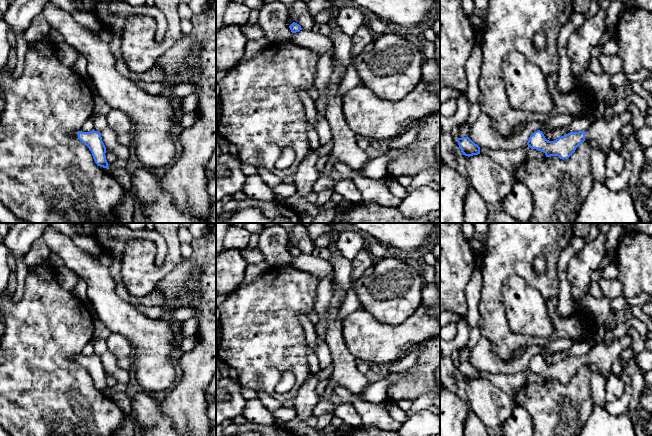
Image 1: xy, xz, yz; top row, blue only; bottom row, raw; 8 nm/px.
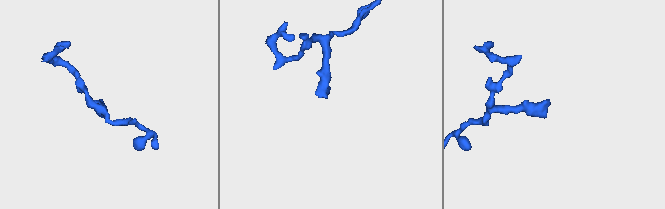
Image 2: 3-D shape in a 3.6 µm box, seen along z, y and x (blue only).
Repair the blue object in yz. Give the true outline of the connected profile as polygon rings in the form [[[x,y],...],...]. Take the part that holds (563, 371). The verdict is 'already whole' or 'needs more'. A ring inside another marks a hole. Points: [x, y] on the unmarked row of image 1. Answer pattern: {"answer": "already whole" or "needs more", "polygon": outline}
{"answer": "needs more", "polygon": [[[625,334],[612,343],[600,342],[590,348],[585,355],[570,356],[554,365],[548,365],[543,356],[537,354],[529,361],[527,369],[531,373],[544,376],[546,381],[558,380],[560,383],[568,383],[582,366],[595,364],[605,377],[609,377],[615,360],[620,357],[624,349],[632,346],[632,337]]]}

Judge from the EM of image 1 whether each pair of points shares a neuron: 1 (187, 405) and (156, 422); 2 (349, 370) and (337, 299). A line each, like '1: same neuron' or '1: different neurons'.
1: different neurons
2: same neuron

